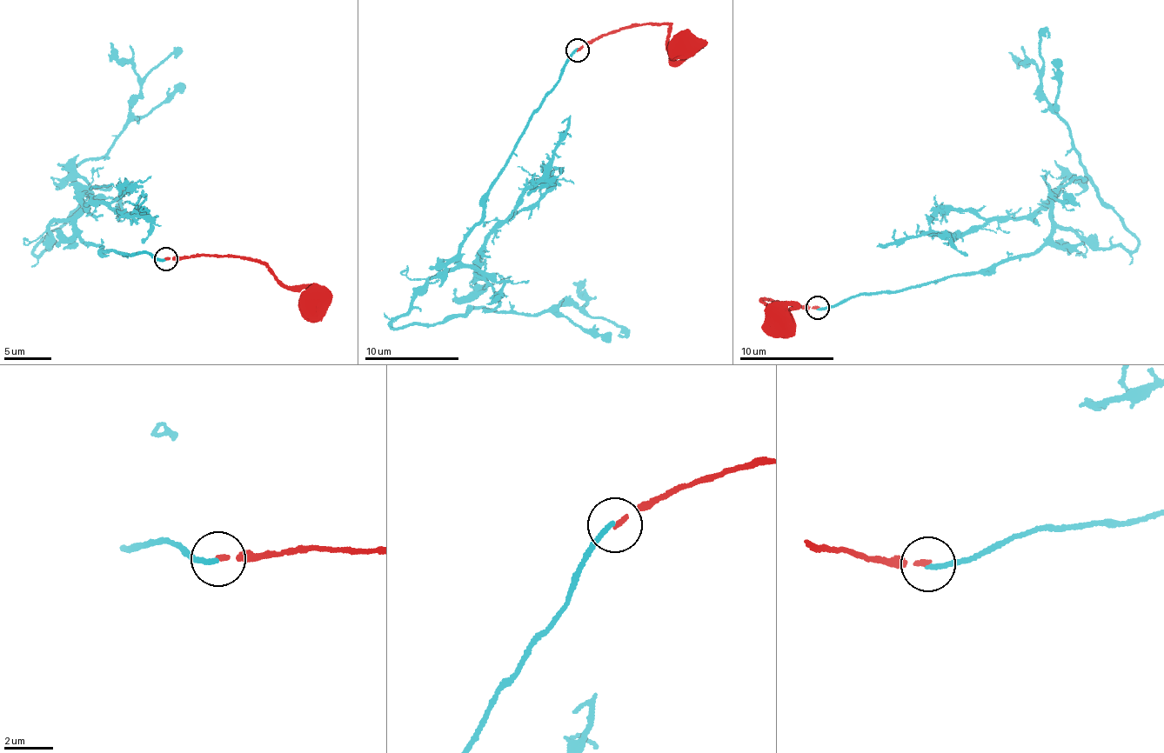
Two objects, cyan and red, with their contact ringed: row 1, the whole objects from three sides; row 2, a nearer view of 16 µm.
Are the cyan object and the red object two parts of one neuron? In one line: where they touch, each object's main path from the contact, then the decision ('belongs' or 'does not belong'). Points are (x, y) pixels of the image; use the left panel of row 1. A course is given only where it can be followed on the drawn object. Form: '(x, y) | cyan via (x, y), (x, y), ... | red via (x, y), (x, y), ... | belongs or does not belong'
(165, 259) | cyan via (165, 258), (105, 253), (79, 235), (90, 188), (71, 171), (103, 157), (141, 88), (110, 43) | red via (165, 258), (203, 256), (254, 258), (283, 283), (300, 288), (311, 296), (314, 315) | does not belong

